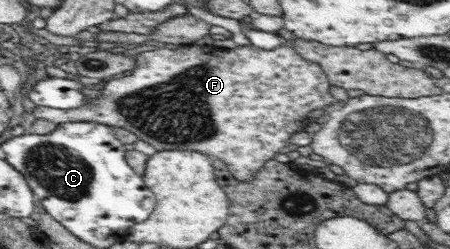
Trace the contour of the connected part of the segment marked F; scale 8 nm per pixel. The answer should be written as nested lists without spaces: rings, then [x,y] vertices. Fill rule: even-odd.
[[[291,41],[275,49],[260,49],[256,46],[237,46],[231,50],[196,44],[168,49],[158,46],[156,51],[144,51],[139,55],[152,55],[144,59],[150,65],[136,65],[136,73],[120,75],[120,79],[111,78],[99,89],[98,99],[90,98],[86,109],[58,109],[36,106],[33,114],[38,119],[48,120],[56,125],[76,121],[96,121],[110,127],[122,127],[138,136],[138,139],[150,143],[156,152],[164,149],[198,150],[212,159],[225,163],[229,173],[238,181],[250,183],[250,177],[280,149],[290,145],[290,135],[302,131],[302,119],[314,109],[318,101],[306,101],[306,89],[320,87],[320,109],[327,109],[336,103],[330,94],[331,83],[322,66],[304,59],[292,46]]]

